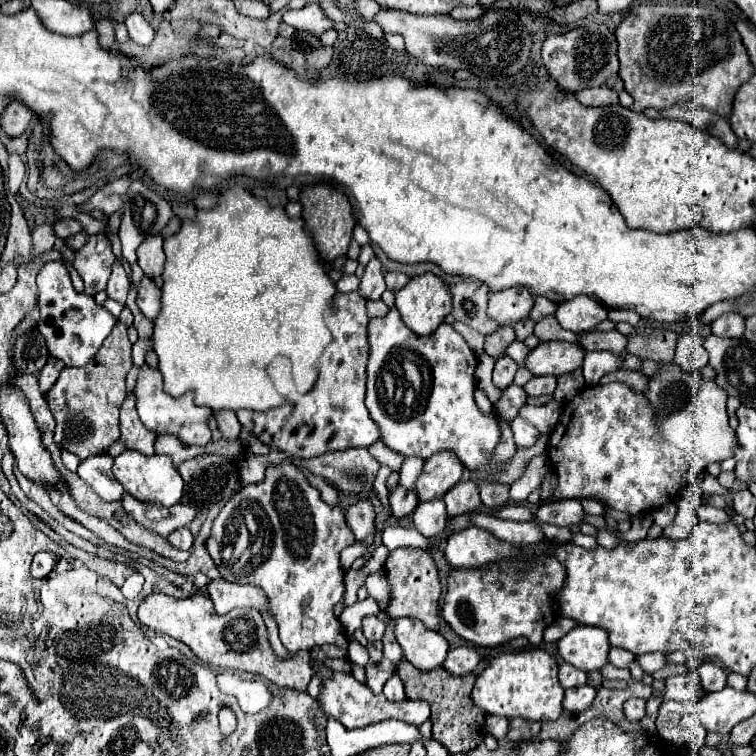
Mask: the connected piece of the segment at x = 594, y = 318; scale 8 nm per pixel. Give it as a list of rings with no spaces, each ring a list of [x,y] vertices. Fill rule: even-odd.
[[[579,295],[573,297],[571,301],[563,301],[563,305],[557,307],[555,317],[563,329],[579,333],[579,331],[595,329],[597,323],[607,319],[607,313],[609,313],[607,307],[601,305],[599,301],[587,295]]]

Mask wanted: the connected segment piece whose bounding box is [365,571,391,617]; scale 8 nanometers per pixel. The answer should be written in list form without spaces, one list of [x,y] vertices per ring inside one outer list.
[[[383,571],[369,575],[367,581],[365,581],[365,587],[367,587],[369,595],[379,603],[381,611],[387,617],[387,601],[391,599],[391,589],[387,589],[387,579],[383,577]]]

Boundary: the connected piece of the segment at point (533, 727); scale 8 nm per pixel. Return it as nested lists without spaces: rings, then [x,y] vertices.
[[[511,719],[511,727],[509,727],[509,743],[517,743],[517,741],[529,741],[529,739],[537,739],[541,731],[541,723],[539,721],[523,721],[523,719]]]

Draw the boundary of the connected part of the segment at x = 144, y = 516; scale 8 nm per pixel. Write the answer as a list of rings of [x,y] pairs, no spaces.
[[[129,493],[123,495],[123,507],[131,517],[135,517],[137,523],[141,523],[143,527],[147,527],[151,531],[157,531],[163,537],[167,537],[169,533],[173,533],[179,527],[189,525],[199,513],[199,509],[195,509],[191,505],[183,505],[183,503],[175,503],[169,509],[163,505],[139,503]]]

